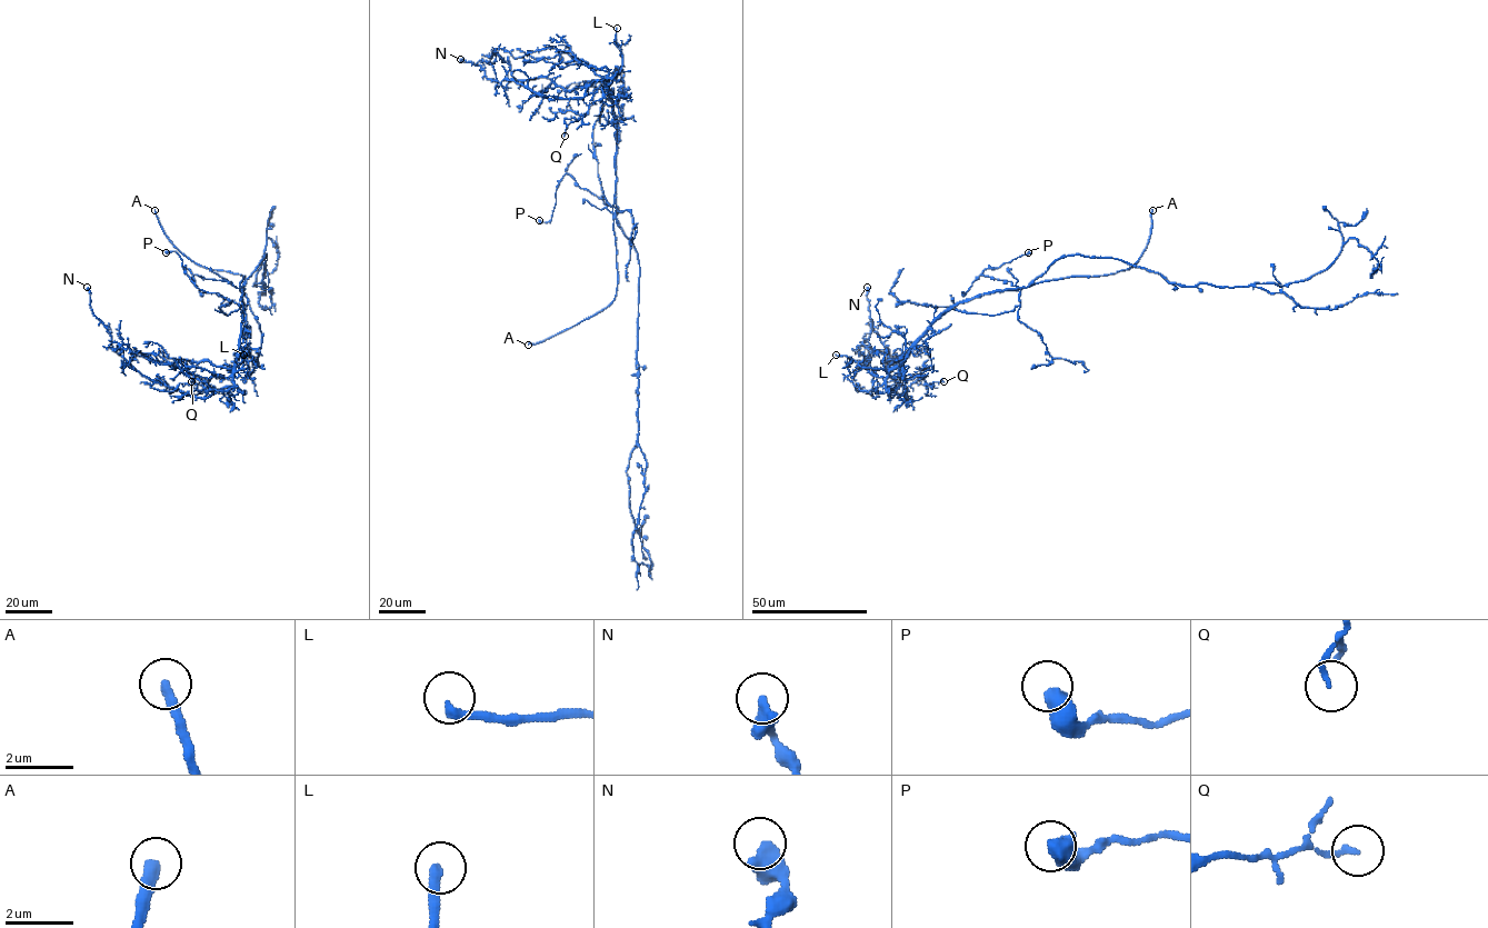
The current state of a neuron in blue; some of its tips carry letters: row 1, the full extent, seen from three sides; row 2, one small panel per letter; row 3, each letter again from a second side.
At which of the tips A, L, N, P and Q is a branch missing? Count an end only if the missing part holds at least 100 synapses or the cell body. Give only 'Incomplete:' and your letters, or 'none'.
Incomplete: A

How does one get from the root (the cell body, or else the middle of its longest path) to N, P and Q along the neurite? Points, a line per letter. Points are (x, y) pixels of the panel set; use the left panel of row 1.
N: (252, 272), (241, 289), (233, 385), (202, 398), (151, 380), (121, 356), (93, 313), (87, 287)
P: (252, 272), (243, 287), (236, 288), (231, 281), (193, 275), (182, 268), (182, 260), (175, 251), (166, 252)
Q: (252, 272), (241, 289), (240, 353), (232, 373), (226, 378), (213, 376), (207, 383), (191, 381)

